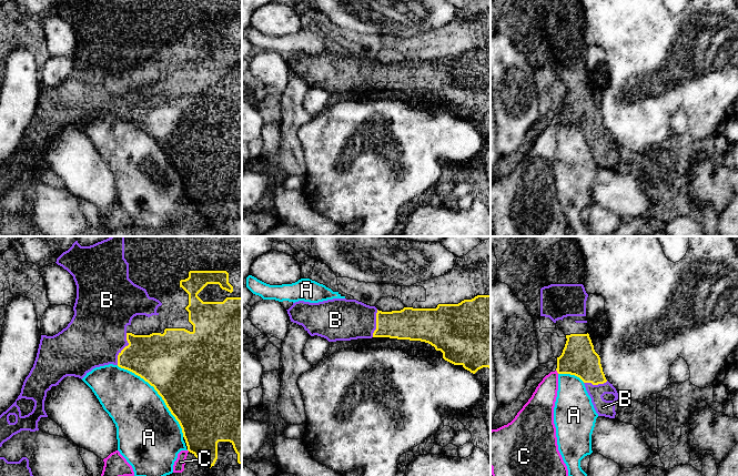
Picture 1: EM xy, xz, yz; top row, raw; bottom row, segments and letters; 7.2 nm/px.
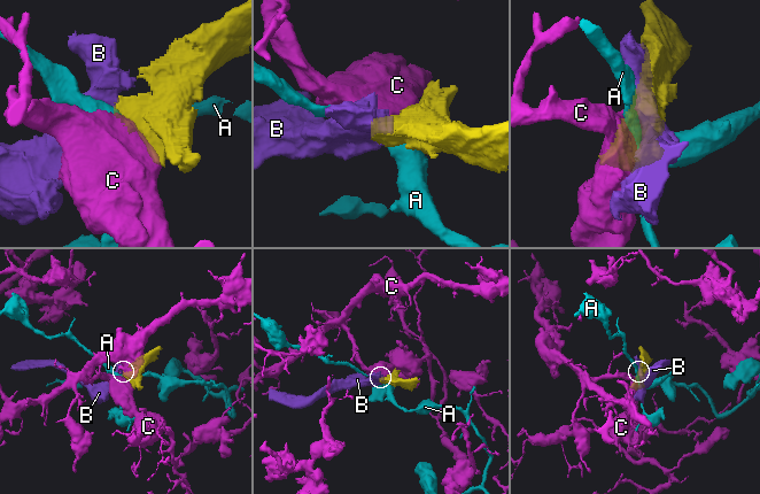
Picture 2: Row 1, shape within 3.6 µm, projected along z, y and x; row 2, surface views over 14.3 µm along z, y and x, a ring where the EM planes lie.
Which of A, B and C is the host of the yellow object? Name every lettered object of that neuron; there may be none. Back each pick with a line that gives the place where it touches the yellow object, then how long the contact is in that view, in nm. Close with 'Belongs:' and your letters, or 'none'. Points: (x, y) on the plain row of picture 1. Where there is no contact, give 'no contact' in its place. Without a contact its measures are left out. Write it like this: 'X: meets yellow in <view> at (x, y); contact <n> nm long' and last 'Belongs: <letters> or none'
B: meets yellow in xy at (123, 100); contact 240 nm long
Belongs: B

